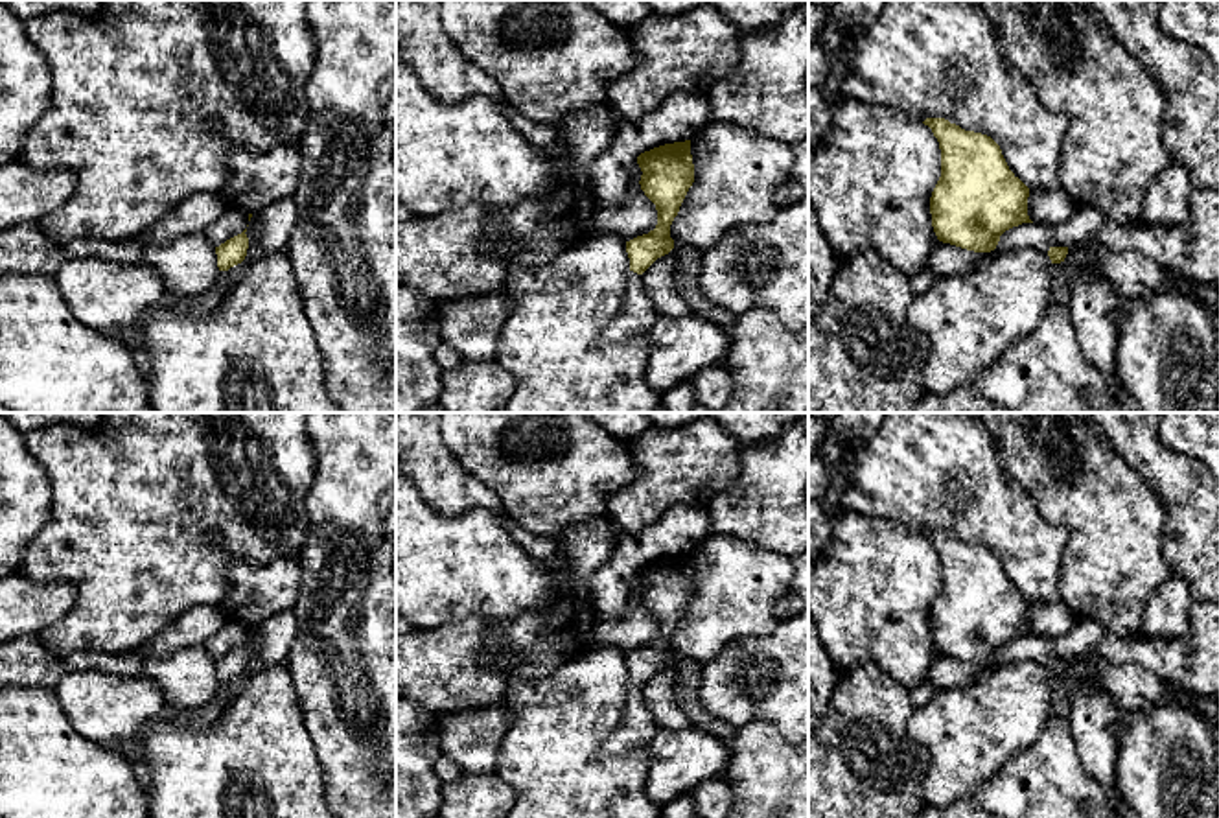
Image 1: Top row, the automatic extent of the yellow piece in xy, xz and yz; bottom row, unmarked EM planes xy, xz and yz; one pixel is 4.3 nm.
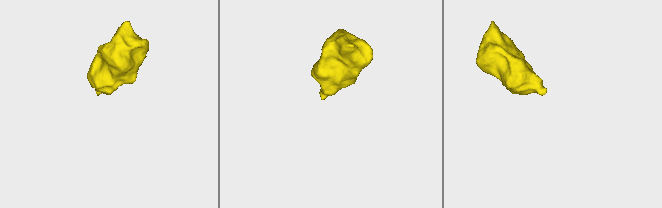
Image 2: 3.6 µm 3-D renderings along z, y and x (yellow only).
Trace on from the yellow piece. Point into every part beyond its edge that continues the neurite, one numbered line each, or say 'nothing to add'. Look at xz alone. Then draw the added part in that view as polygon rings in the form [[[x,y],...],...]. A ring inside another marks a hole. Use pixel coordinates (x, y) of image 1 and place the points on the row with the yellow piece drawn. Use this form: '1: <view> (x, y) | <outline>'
1: xz (638, 314) | [[[630,271],[621,313],[606,326],[610,343],[626,343],[635,335],[648,333],[659,319],[650,297],[644,293],[641,275]]]

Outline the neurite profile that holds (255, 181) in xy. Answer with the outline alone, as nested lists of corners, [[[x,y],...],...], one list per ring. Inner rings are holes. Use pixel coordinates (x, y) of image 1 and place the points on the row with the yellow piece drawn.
[[[282,146],[273,151],[234,149],[228,157],[228,181],[221,195],[232,208],[256,214],[295,195],[300,179],[300,151]]]

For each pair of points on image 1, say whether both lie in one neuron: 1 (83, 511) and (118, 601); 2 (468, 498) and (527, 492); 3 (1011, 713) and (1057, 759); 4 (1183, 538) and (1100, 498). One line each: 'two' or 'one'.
1: one
2: two
3: two
4: two

